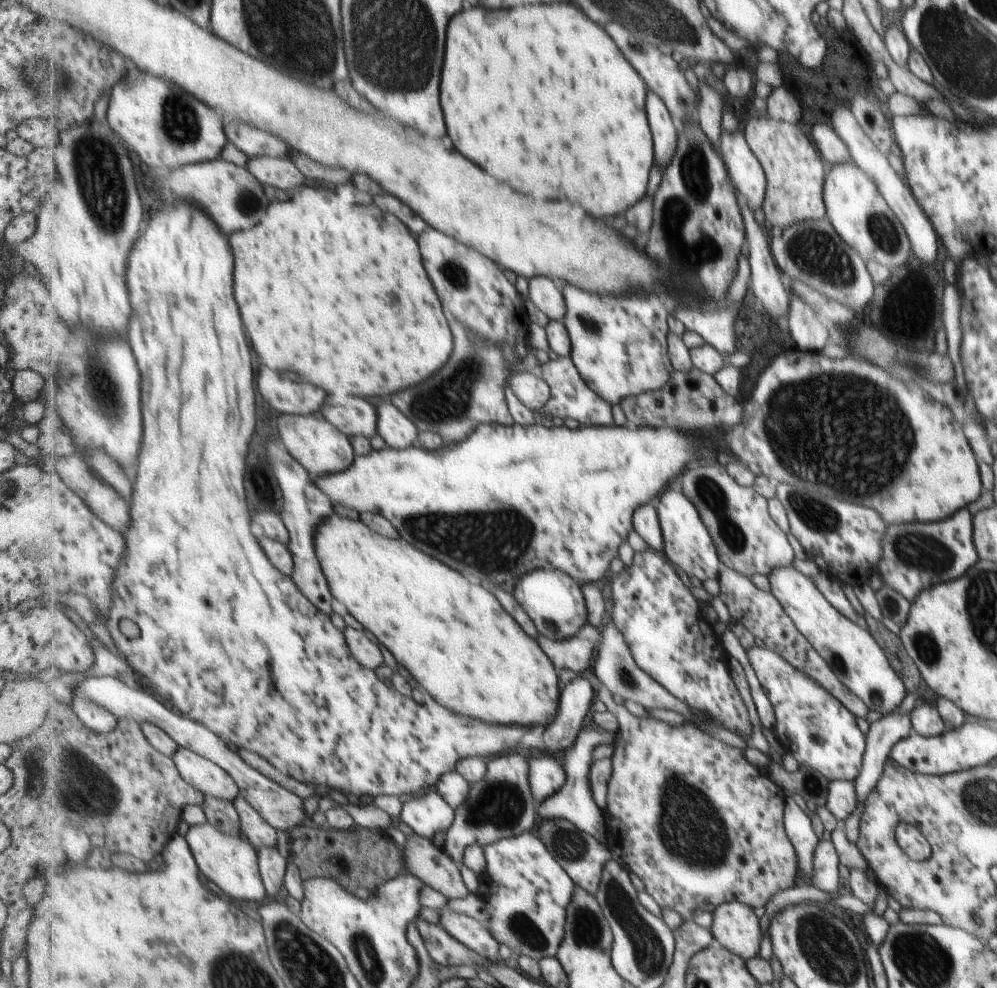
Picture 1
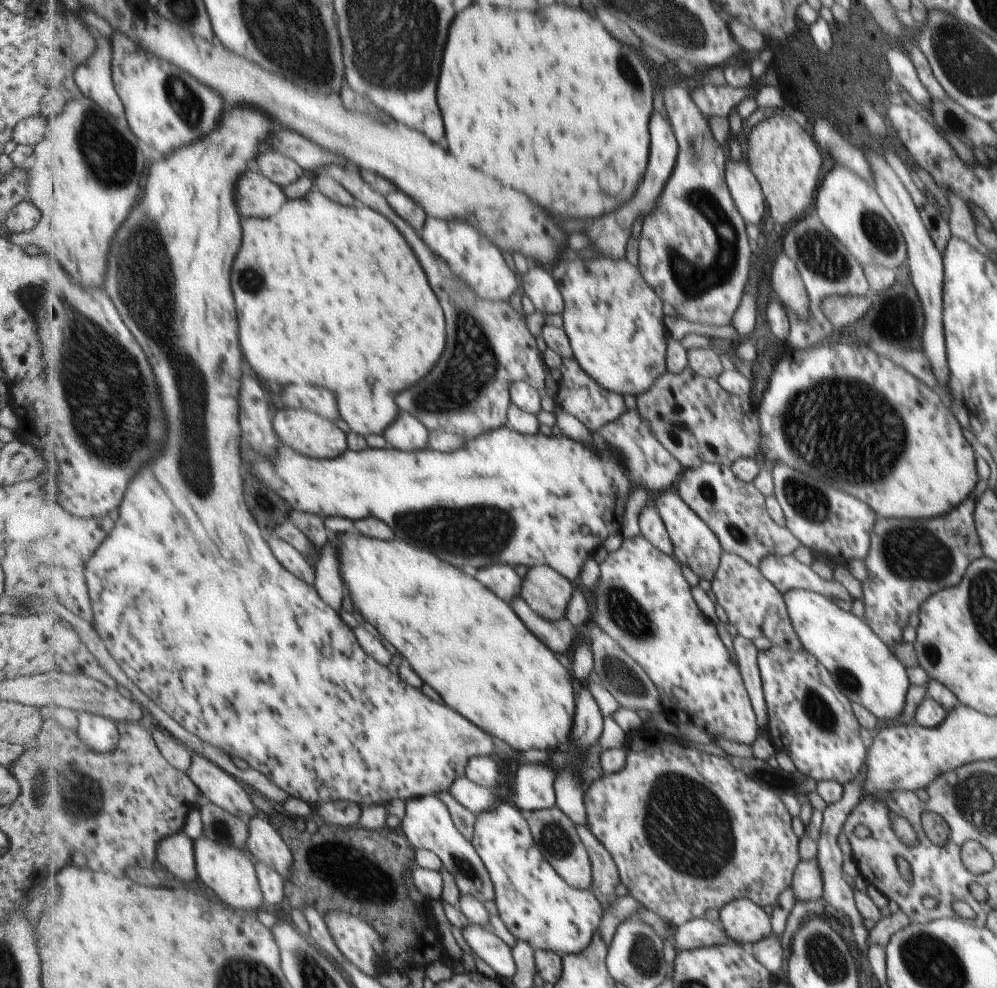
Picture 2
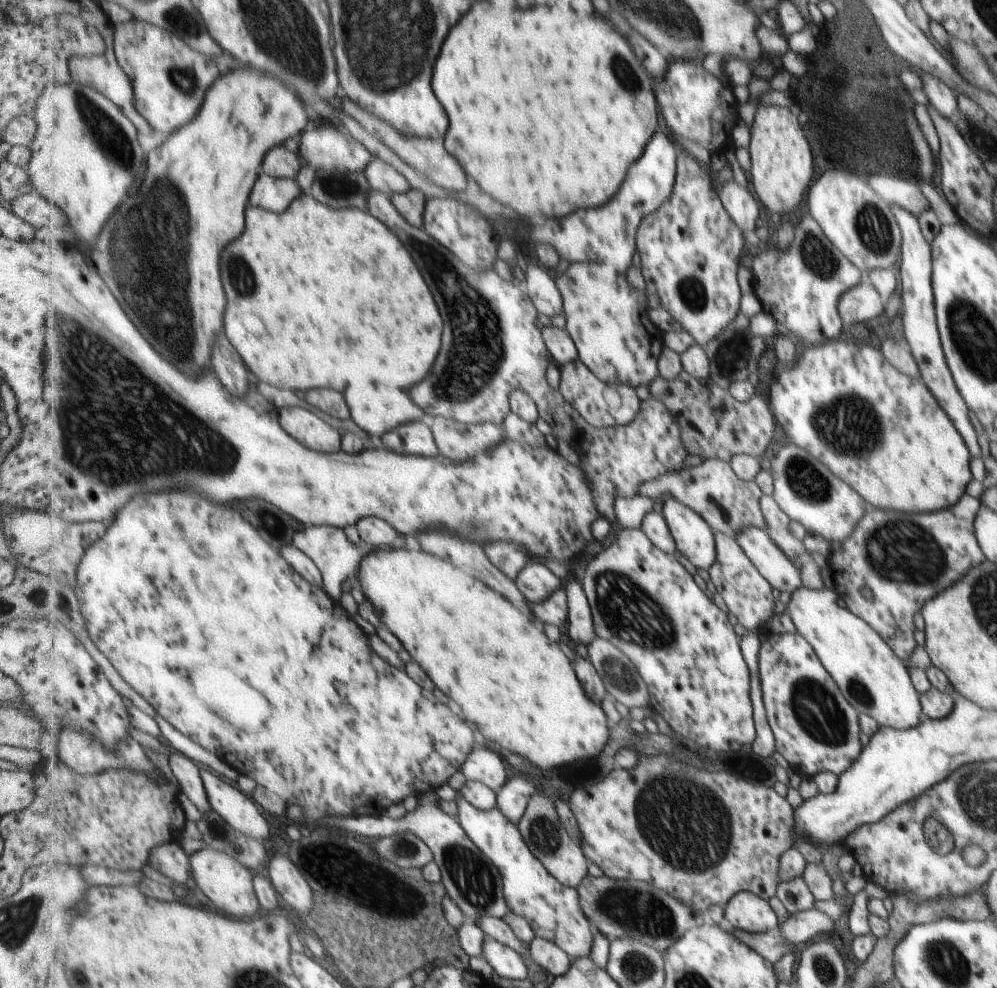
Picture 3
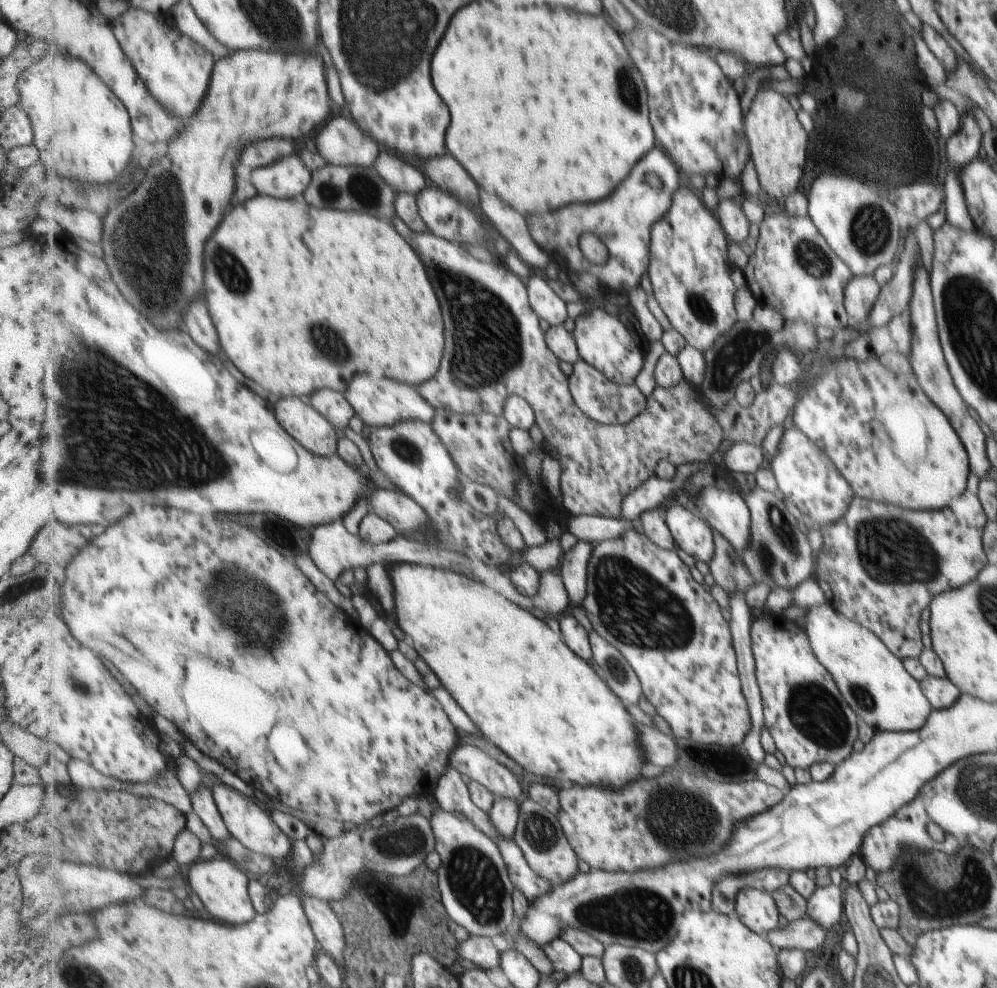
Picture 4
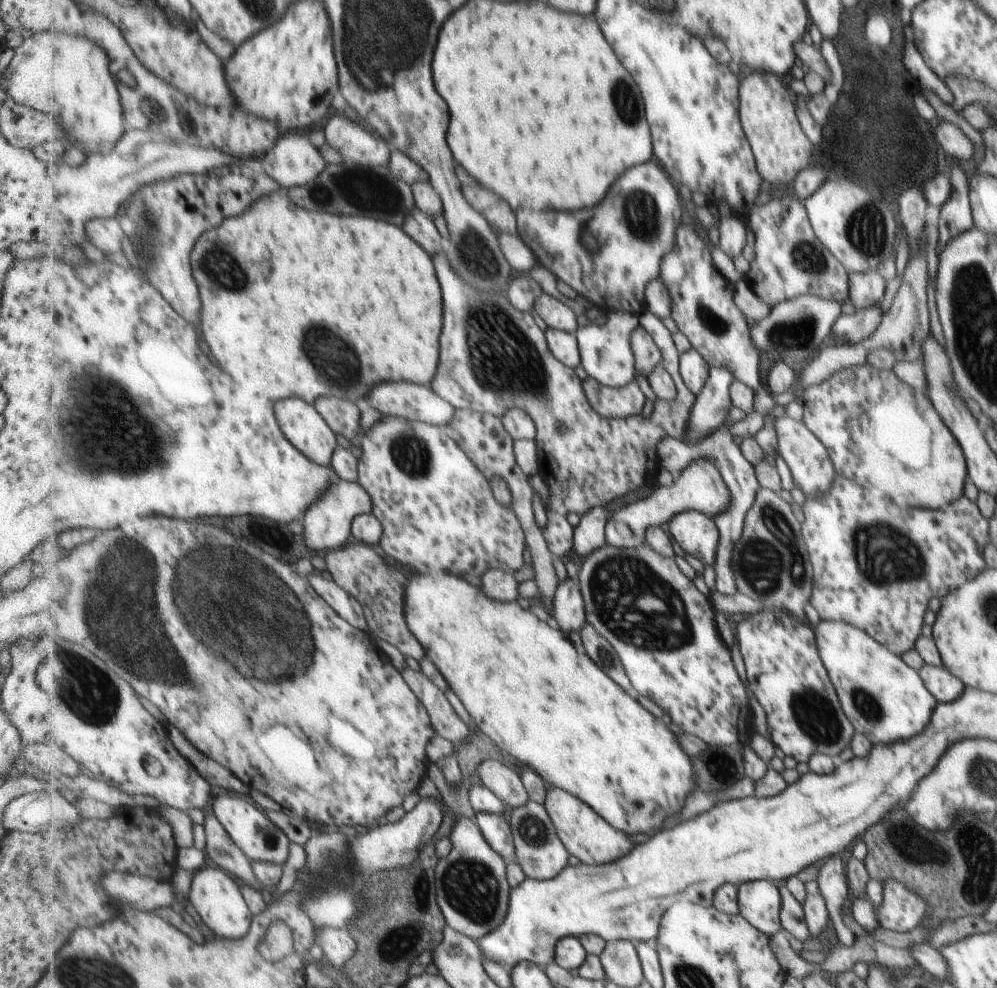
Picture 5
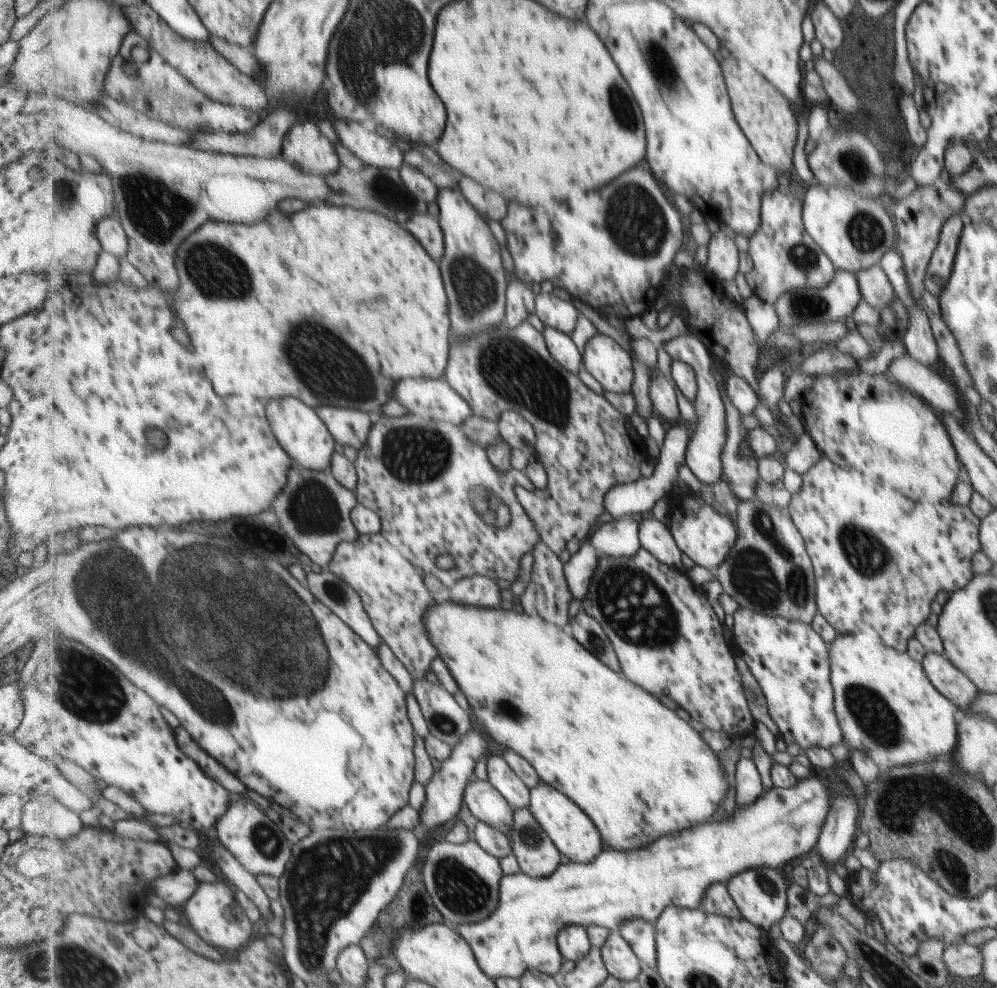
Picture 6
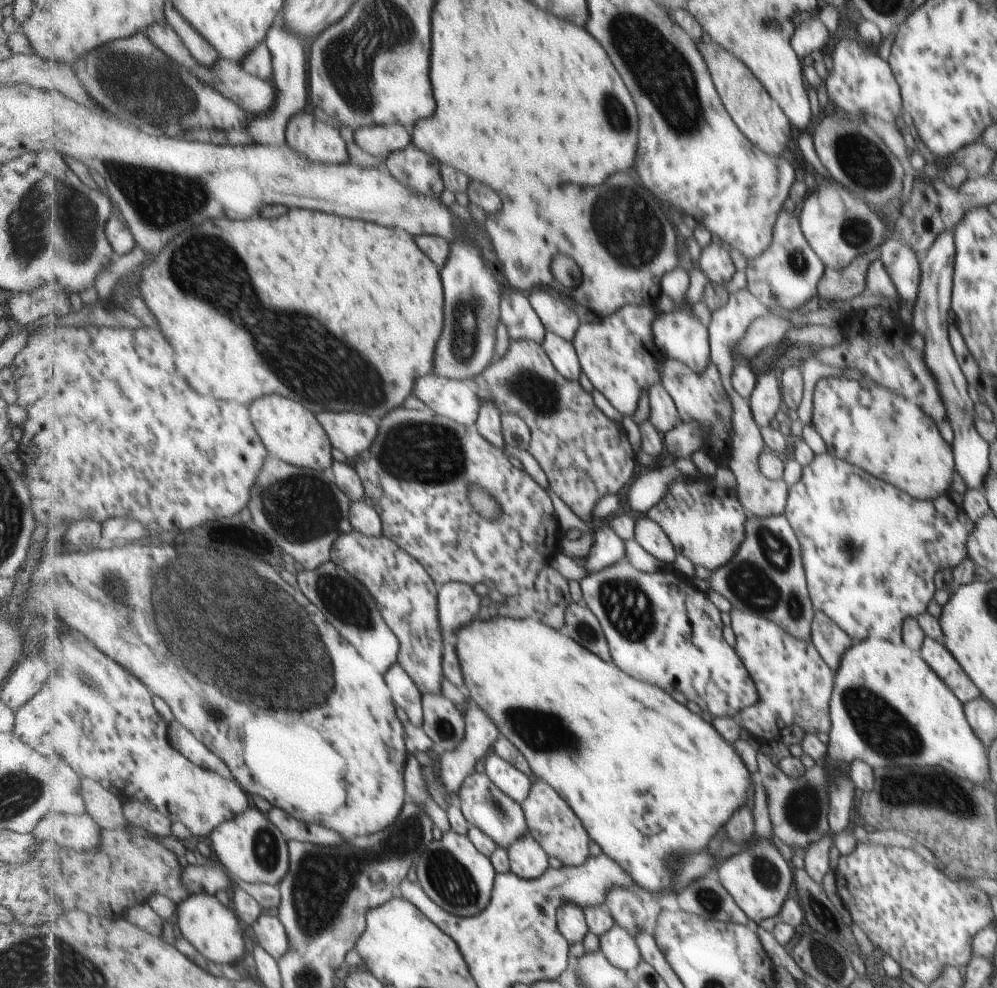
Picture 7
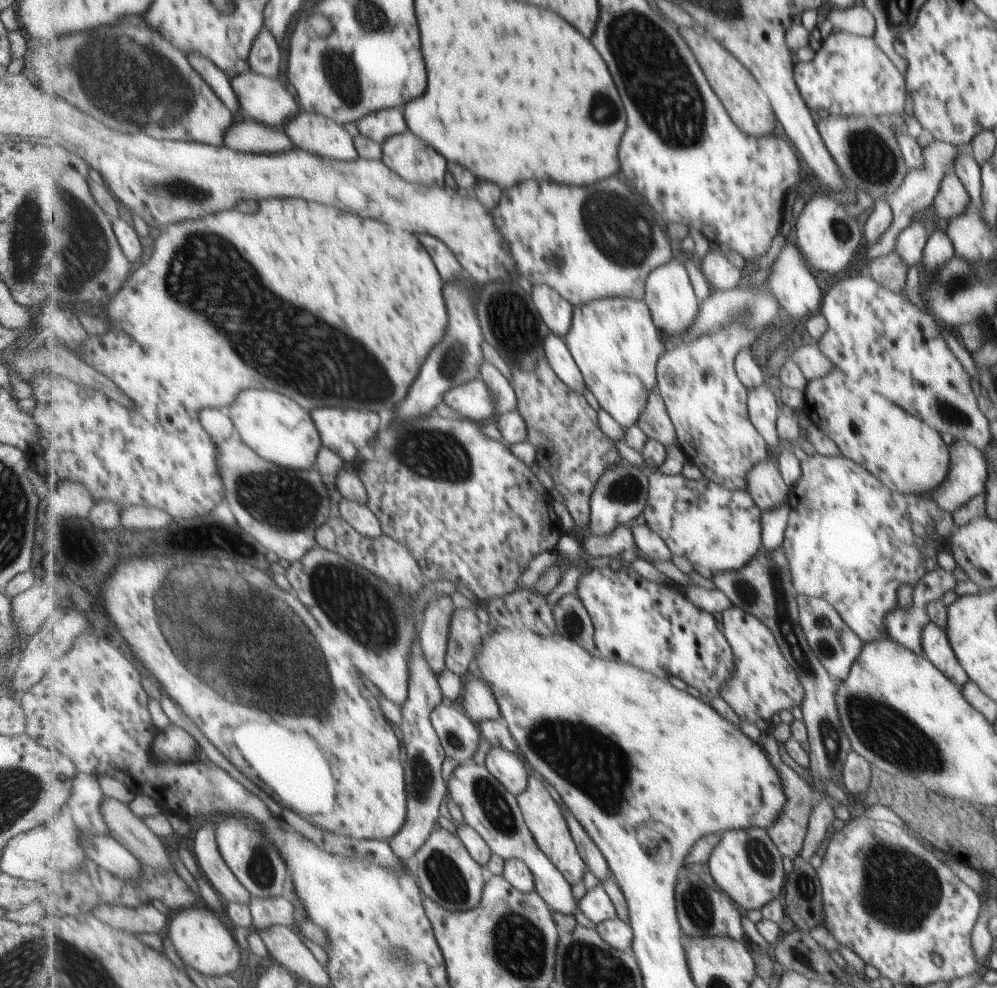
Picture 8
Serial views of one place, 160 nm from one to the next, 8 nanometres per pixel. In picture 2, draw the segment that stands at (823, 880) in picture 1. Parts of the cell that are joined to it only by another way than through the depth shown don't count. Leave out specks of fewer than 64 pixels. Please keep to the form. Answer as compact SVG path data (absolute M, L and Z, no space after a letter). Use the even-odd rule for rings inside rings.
M815 857L803 859L795 870L791 887L795 902L802 900L817 900L822 896L822 874Z

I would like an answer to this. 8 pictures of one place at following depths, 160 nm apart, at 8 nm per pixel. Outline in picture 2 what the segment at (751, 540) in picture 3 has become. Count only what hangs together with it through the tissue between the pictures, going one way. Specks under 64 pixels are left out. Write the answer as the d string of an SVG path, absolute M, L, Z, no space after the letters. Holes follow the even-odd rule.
M767 555L761 559L758 569L781 594L789 589L805 589L823 595L826 599L853 601L841 583L820 577L810 566L797 561L793 555Z

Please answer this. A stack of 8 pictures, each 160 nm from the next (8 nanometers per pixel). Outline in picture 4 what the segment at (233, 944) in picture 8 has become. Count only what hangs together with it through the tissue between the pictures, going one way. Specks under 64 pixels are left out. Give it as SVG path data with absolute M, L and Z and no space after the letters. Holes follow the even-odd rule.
M221 854L211 859L194 862L187 872L187 888L193 890L205 909L217 920L228 925L242 925L257 916L255 905L250 897L251 877L235 861Z

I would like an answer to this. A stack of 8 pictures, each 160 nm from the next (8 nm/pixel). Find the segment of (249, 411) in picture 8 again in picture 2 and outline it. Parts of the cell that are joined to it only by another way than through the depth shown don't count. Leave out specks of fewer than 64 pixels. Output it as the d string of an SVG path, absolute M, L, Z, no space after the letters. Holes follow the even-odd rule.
M284 407L276 412L274 427L283 445L312 459L336 459L349 450L348 430L339 422L323 418L305 409Z

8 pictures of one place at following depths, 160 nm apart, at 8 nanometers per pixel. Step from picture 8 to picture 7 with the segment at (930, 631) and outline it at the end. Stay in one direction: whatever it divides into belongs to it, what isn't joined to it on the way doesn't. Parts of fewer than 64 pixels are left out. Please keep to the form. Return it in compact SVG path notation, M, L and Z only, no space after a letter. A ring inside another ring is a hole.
M924 636L918 653L961 704L981 697L978 687L971 682L970 677L963 672L942 643Z

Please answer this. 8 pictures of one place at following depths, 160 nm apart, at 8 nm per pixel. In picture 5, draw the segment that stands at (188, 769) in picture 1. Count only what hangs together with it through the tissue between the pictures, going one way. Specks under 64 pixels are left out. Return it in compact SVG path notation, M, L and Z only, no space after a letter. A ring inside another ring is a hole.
M226 791L213 800L213 810L224 824L231 838L243 849L251 861L283 865L290 857L290 838L281 830L249 796Z

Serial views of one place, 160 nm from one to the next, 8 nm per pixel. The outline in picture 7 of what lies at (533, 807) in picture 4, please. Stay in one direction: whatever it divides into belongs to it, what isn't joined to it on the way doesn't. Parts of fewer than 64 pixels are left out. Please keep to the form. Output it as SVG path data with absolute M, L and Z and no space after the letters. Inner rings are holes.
M527 834L525 838L519 838L508 850L511 871L519 878L535 880L543 877L549 870L549 855L543 850L543 846L533 838L533 834Z

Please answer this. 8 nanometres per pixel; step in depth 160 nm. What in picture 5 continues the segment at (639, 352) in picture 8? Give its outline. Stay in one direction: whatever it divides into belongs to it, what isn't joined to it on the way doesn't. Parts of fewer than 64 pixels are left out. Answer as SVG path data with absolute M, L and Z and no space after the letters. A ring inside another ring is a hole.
M617 312L615 320L607 324L588 324L579 327L578 338L582 358L582 368L587 376L595 378L608 387L621 388L635 381L636 358L632 349L632 332L639 327L639 316Z

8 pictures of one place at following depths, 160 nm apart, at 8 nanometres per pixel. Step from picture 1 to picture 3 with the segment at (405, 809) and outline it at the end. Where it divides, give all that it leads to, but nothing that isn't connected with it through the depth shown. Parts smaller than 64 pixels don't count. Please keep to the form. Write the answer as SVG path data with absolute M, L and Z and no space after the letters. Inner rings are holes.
M433 791L417 797L418 804L413 811L409 811L403 819L392 819L387 814L355 815L347 818L329 818L324 820L333 828L343 827L346 831L355 833L359 837L379 840L383 837L397 836L399 833L411 833L420 837L433 851L434 860L442 872L442 882L451 898L457 902L467 918L476 923L476 918L482 914L503 918L510 907L504 895L502 874L498 866L470 839L460 821L453 820L453 816L443 812L439 806L439 796Z

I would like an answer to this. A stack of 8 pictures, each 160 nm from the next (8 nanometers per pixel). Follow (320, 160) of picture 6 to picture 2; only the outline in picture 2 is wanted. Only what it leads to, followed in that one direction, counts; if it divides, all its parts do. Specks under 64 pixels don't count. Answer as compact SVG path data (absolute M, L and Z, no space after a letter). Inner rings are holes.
M255 168L245 172L237 182L237 206L241 216L271 218L285 202L287 196L283 190Z

